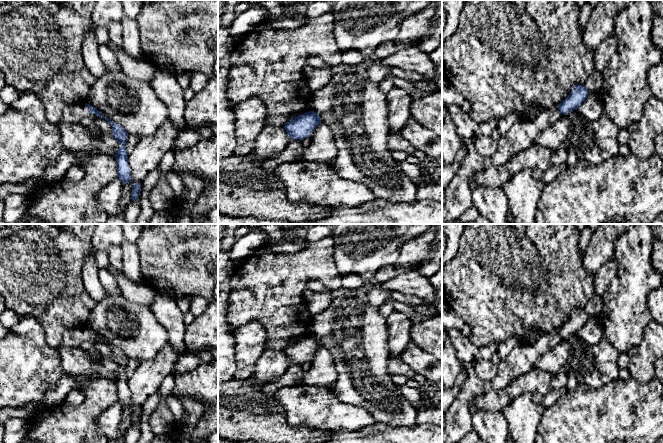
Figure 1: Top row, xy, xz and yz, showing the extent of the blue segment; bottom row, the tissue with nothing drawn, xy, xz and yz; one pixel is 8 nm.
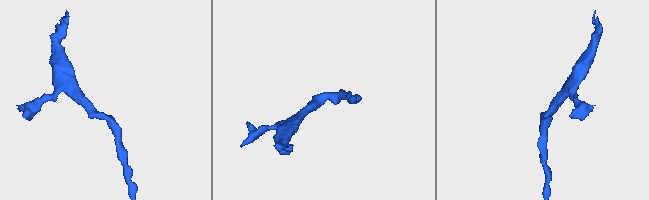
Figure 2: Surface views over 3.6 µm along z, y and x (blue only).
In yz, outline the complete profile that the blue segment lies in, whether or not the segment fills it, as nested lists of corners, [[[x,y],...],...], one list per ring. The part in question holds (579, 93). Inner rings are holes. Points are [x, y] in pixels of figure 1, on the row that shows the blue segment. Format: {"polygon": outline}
{"polygon": [[[576,85],[558,106],[544,110],[534,120],[518,120],[506,135],[499,138],[497,151],[491,158],[483,158],[477,154],[472,138],[464,139],[463,146],[467,149],[467,154],[445,189],[442,224],[449,224],[458,219],[473,206],[469,184],[473,174],[491,166],[500,167],[518,152],[531,147],[541,131],[560,120],[569,111],[576,110],[587,96],[585,85]]]}

